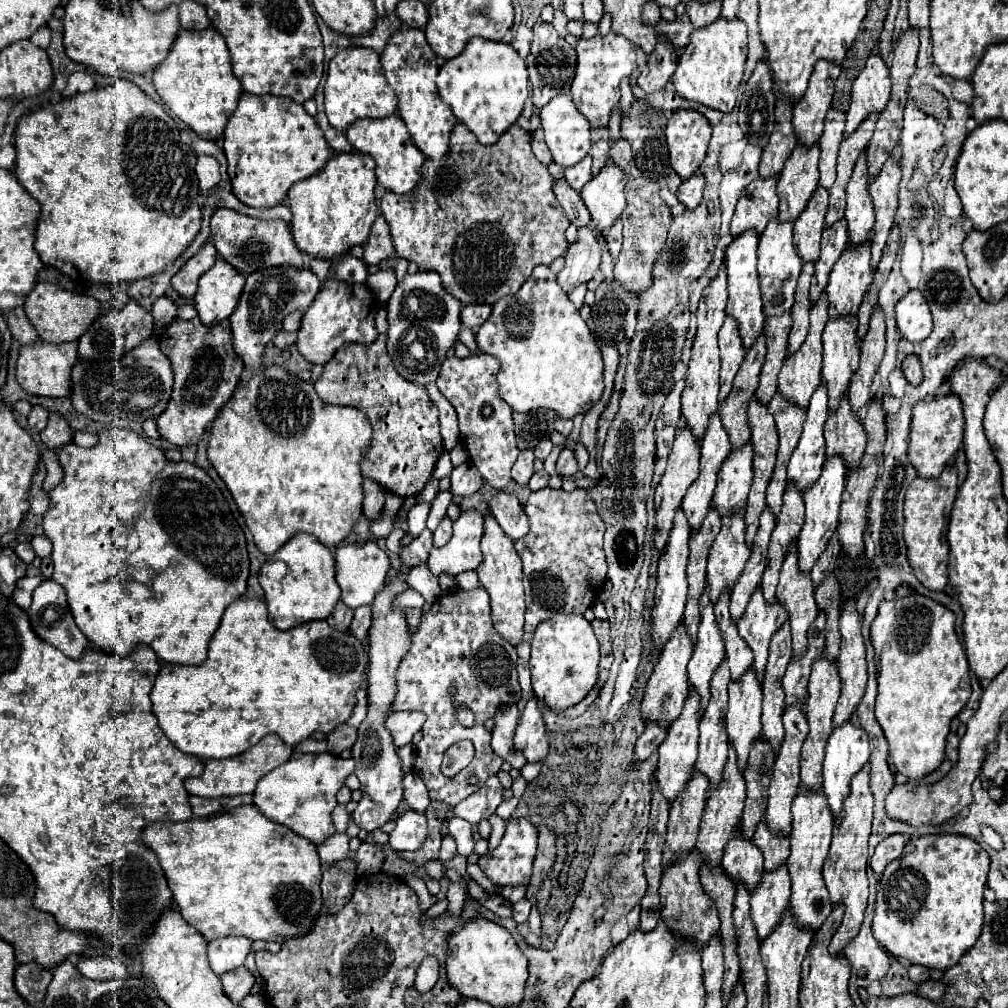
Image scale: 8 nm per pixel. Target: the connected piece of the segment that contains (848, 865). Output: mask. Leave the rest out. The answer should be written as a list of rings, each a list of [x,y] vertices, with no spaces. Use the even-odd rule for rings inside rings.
[[[866,764],[854,778],[850,796],[844,800],[844,808],[840,816],[834,820],[834,836],[830,844],[830,852],[824,862],[824,882],[830,892],[830,900],[834,906],[844,906],[844,920],[836,934],[832,936],[830,950],[832,954],[842,954],[848,942],[858,934],[864,910],[868,904],[868,878],[866,878],[866,860],[868,860],[868,838],[870,838],[870,824],[872,824],[872,792],[868,786],[870,780],[870,766]]]

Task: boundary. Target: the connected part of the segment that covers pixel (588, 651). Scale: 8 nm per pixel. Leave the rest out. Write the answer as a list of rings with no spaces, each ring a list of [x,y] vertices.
[[[554,614],[540,622],[532,638],[530,672],[534,694],[546,702],[550,710],[558,712],[578,704],[598,680],[598,658],[598,640],[590,622],[582,614]]]

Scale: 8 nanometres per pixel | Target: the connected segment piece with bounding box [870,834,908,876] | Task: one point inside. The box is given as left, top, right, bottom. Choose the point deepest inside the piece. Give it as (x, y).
(888, 850)

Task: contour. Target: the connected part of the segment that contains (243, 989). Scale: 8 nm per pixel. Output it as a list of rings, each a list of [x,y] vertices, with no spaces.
[[[236,968],[228,974],[224,974],[222,978],[222,988],[224,988],[224,994],[234,1002],[234,1004],[240,1004],[248,994],[250,994],[250,988],[254,984],[254,976],[244,968]]]

